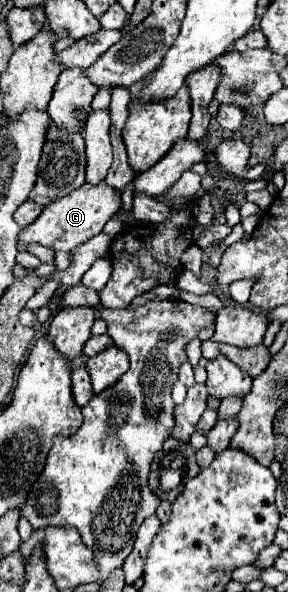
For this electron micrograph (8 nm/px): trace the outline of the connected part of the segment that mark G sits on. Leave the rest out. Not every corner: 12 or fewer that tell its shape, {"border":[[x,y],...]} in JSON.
{"border":[[104,181],[48,203],[18,245],[74,251],[120,207]]}

